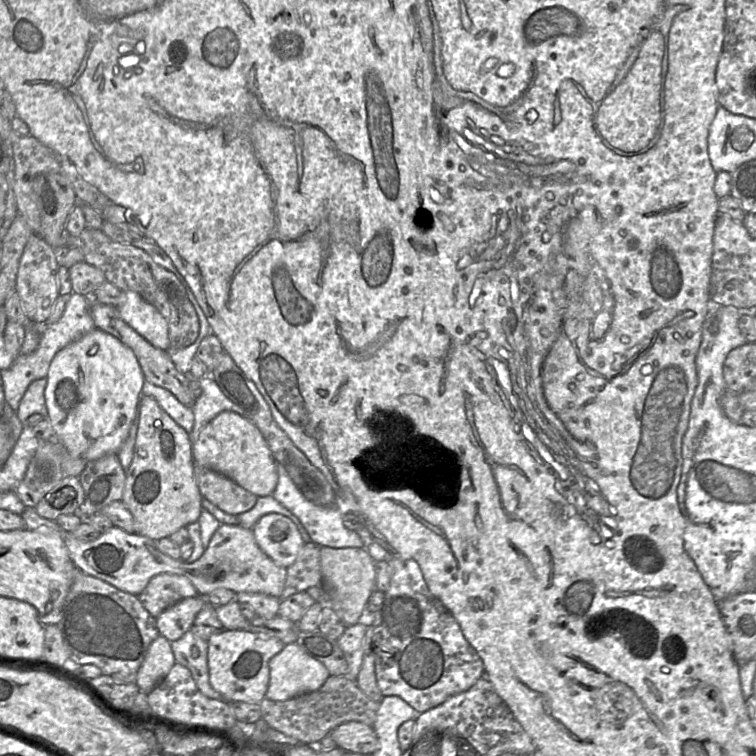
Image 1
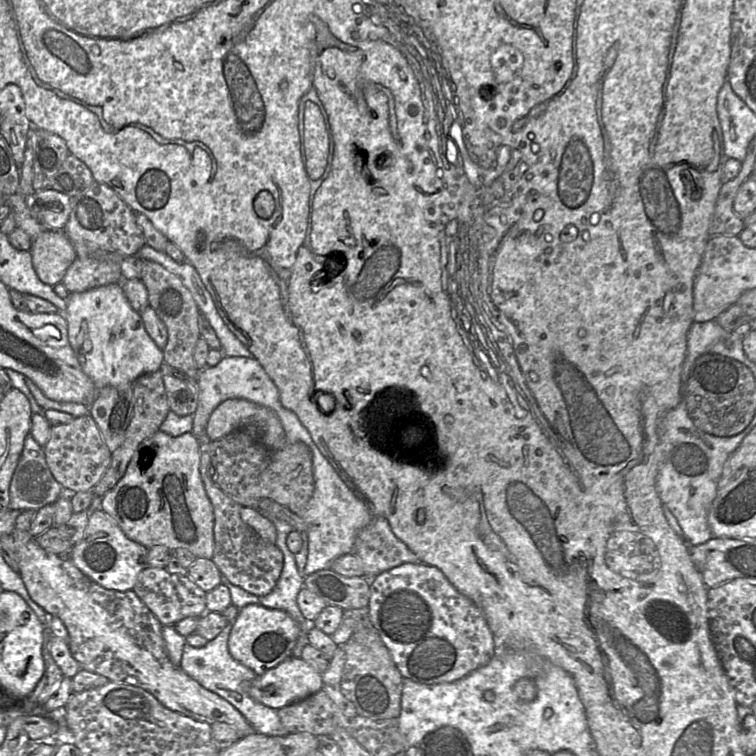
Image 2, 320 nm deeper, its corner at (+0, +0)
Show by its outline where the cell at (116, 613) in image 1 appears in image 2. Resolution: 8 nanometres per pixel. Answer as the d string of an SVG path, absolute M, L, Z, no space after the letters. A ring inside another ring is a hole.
M15 528L15 530L10 535L14 540L17 552L19 554L19 574L25 584L27 591L29 592L31 598L38 605L40 605L49 615L57 616L63 621L69 633L69 646L71 654L79 664L80 669L88 670L90 672L103 675L107 677L110 681L126 683L140 687L153 694L163 706L197 721L206 722L208 724L213 724L215 722L224 722L235 727L240 733L242 733L243 736L255 733L249 722L232 704L230 704L227 700L223 699L216 693L204 688L199 682L190 677L180 667L175 666L170 661L162 636L163 625L133 590L117 591L102 587L101 585L93 581L91 578L89 578L86 574L84 574L79 568L77 568L70 559L69 555L53 554L40 547L40 545L36 541L36 537L32 536L29 531L19 530Z

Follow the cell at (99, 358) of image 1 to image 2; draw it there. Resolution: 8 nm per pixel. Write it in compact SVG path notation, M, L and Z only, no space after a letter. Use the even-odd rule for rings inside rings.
M121 283L70 293L64 313L69 343L82 370L98 390L132 384L143 374L160 369L163 351L147 333L143 320L130 305Z

